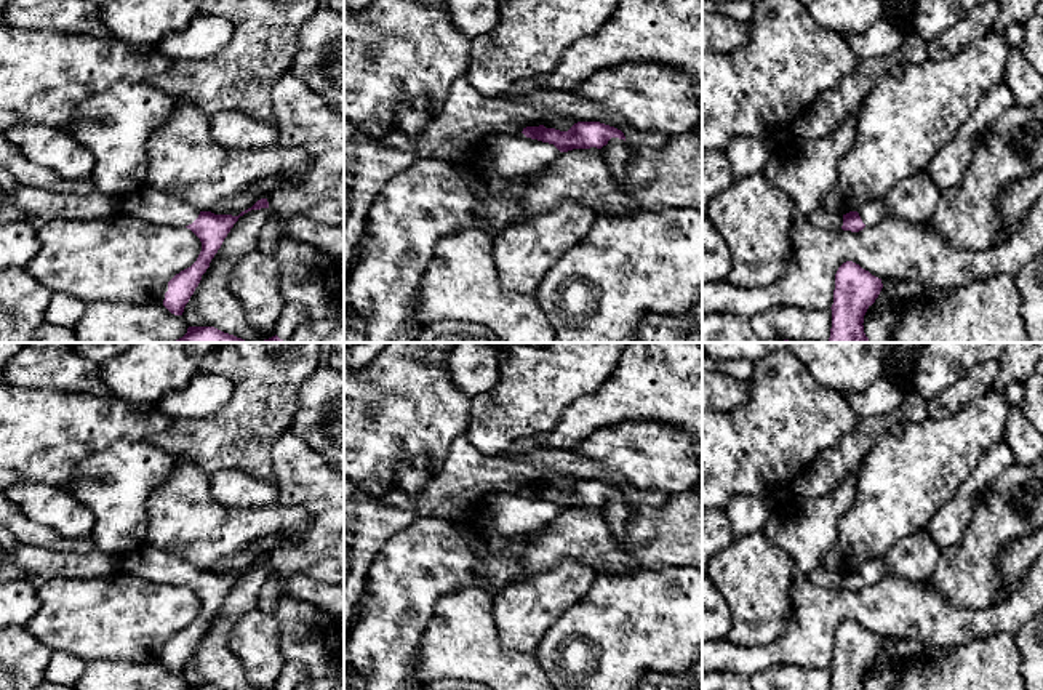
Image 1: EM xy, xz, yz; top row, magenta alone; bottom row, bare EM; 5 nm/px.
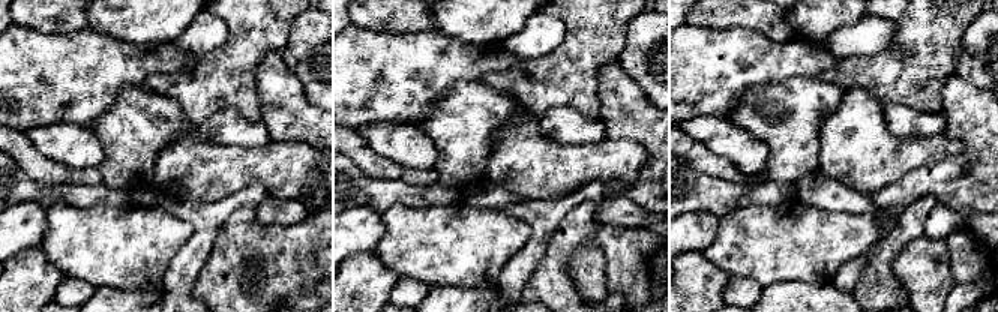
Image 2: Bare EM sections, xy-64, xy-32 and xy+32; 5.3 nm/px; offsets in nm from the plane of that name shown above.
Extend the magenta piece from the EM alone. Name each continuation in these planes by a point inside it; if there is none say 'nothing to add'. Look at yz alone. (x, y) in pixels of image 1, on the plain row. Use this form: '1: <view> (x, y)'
1: yz (871, 572)

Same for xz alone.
1: xz (512, 514)

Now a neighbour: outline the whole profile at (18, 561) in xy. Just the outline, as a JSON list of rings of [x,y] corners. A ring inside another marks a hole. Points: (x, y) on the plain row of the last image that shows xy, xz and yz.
[[[0,525],[0,584],[11,580],[29,580],[37,588],[58,576],[109,576],[118,560],[98,549],[86,554],[69,554],[54,549],[26,546]]]

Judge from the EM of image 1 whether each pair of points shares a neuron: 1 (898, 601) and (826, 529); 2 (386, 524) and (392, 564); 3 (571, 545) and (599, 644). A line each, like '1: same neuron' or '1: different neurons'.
1: different neurons
2: different neurons
3: different neurons

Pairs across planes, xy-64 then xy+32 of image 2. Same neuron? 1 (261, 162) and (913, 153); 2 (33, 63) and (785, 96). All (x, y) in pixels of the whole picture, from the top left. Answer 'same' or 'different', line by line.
1: same
2: different

